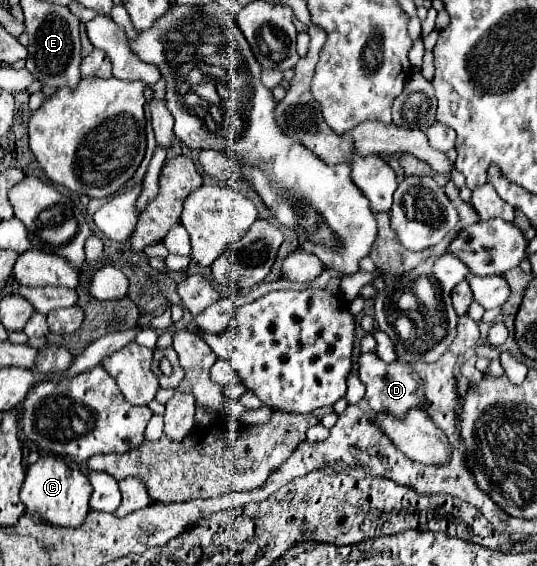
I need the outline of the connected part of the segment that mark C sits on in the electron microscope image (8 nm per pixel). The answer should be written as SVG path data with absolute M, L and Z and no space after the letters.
M43 455L37 463L29 465L27 469L25 483L21 487L21 501L27 509L37 511L43 517L43 521L51 525L79 527L89 513L91 493L93 487L79 465L65 461L57 455Z

